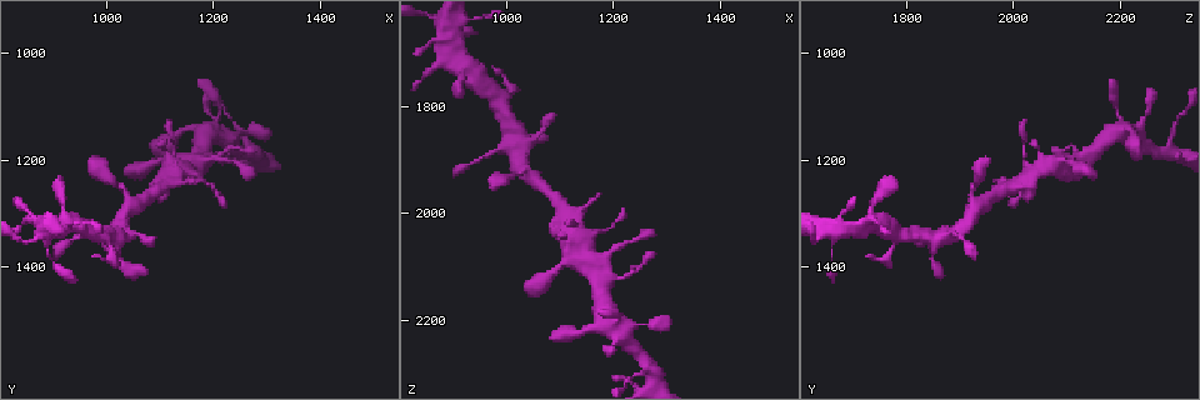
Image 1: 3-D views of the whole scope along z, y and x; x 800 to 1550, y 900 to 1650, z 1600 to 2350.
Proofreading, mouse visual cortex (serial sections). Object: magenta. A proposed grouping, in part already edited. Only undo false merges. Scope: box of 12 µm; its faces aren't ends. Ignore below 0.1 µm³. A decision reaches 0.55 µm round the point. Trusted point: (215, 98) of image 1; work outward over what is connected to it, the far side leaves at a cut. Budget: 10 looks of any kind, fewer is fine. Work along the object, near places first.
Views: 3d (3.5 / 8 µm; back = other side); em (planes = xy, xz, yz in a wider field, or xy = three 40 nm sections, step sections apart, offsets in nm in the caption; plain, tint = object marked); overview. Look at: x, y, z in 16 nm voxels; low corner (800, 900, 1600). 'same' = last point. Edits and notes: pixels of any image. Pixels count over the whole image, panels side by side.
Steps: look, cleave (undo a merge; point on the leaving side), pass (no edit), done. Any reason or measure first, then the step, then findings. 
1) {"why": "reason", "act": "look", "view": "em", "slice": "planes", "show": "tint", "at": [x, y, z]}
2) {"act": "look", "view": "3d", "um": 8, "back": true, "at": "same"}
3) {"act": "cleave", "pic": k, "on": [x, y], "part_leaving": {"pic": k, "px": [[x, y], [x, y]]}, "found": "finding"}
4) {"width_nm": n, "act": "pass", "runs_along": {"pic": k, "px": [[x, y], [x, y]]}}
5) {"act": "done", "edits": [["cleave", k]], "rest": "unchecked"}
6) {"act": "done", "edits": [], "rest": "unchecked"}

{"why": "sharp bend", "act": "look", "view": "3d", "um": 3.5, "at": [1200, 1150, 2220]}

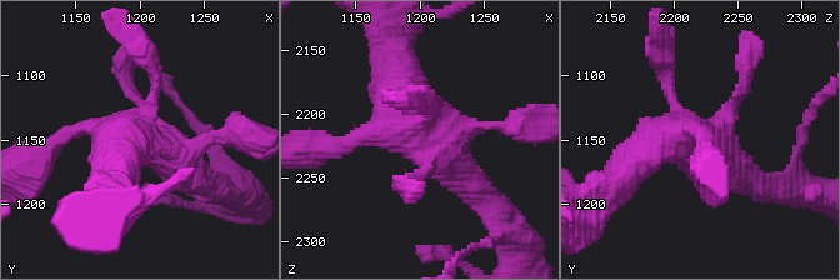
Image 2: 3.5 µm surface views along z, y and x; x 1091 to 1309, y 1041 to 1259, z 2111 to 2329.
{"why": "shape alone is not enough", "act": "look", "view": "em", "slice": "xy", "step": 1, "show": "tint", "at": "same"}

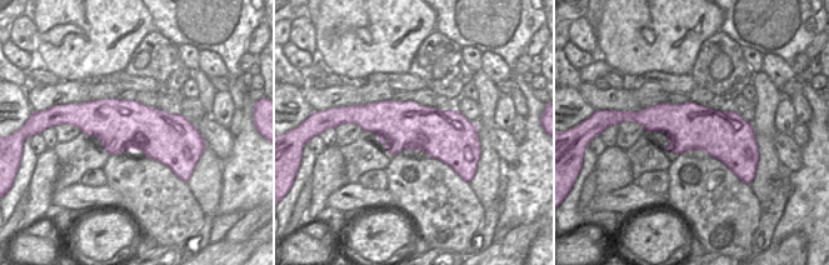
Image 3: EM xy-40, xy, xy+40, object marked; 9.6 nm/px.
{"why": "cut it another way", "act": "look", "view": "em", "slice": "xy", "step": 3, "show": "tint", "at": "same"}

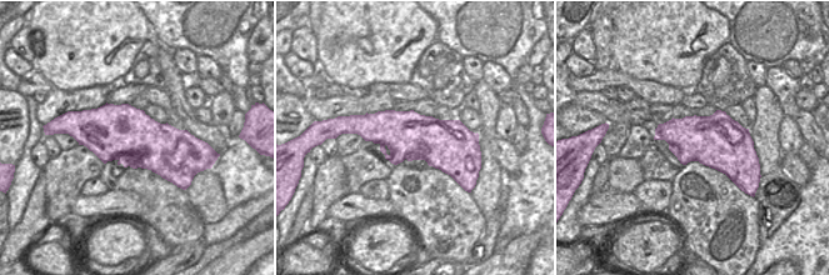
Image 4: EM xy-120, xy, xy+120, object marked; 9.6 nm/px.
{"act": "pass", "runs_along": {"pic": 2, "px": [[669, 79], [675, 129], [753, 179]]}, "found": "one cell here"}

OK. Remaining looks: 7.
{"act": "look", "view": "3d", "um": 3.5, "at": [1185, 1205, 2085]}

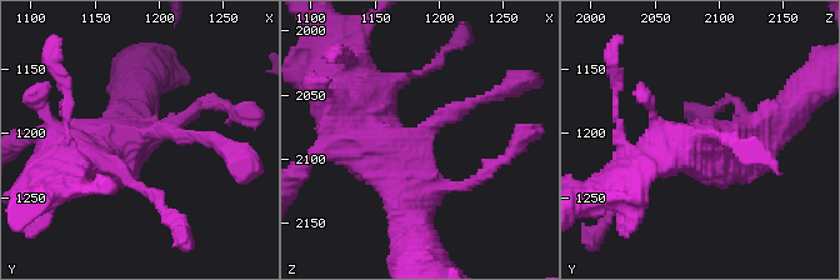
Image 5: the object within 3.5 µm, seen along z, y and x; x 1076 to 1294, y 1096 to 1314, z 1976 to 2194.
{"act": "pass", "runs_along": {"pic": 5, "px": [[413, 201], [394, 164], [455, 109], [485, 100]]}, "found": "one cell here"}

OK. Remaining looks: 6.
{"why": "sudden change in width", "act": "look", "view": "3d", "um": 3.5, "at": [1005, 1235, 1935]}

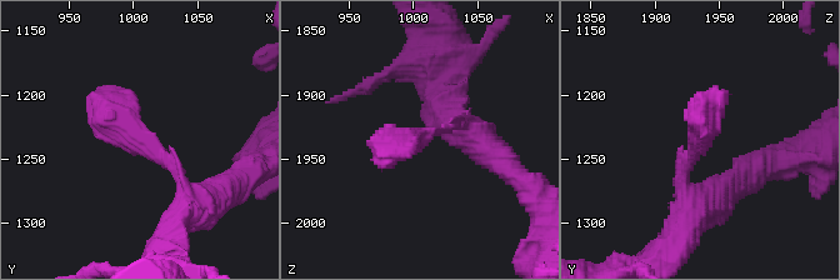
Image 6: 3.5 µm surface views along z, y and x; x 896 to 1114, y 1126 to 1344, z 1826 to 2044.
{"why": "need the tissue", "act": "look", "view": "em", "slice": "xy", "step": 2, "show": "plain", "at": [1004, 1236, 1932]}

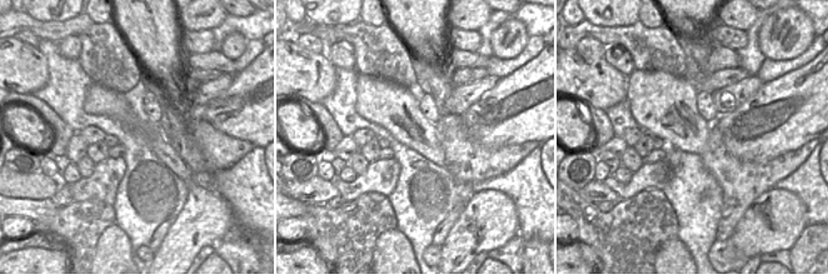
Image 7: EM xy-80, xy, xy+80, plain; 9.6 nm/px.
{"why": "with the object marked", "act": "look", "view": "em", "slice": "xy", "step": 2, "show": "tint", "at": "same"}

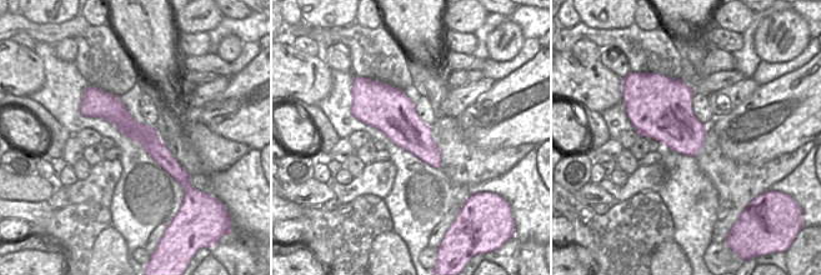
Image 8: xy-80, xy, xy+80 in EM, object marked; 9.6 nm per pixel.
{"act": "pass", "runs_along": {"pic": 8, "px": [[85, 111], [114, 111], [175, 168]]}, "found": "continuous, no second cell"}

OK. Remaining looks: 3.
{"why": "calibre changes", "act": "look", "view": "3d", "um": 3.5, "at": [1020, 1350, 1850]}

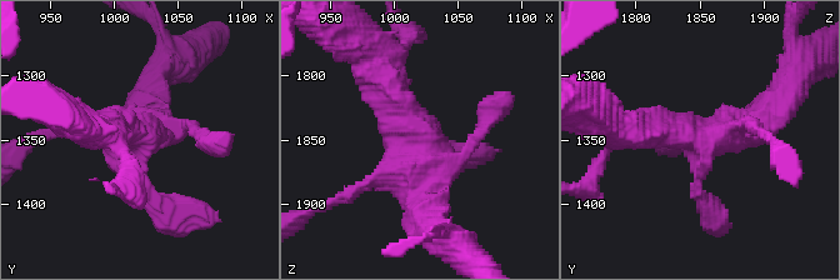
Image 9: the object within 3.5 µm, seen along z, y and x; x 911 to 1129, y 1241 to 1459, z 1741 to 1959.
{"why": "need the tissue", "act": "look", "view": "em", "slice": "xy", "step": 1, "show": "plain", "at": [1016, 1348, 1854]}

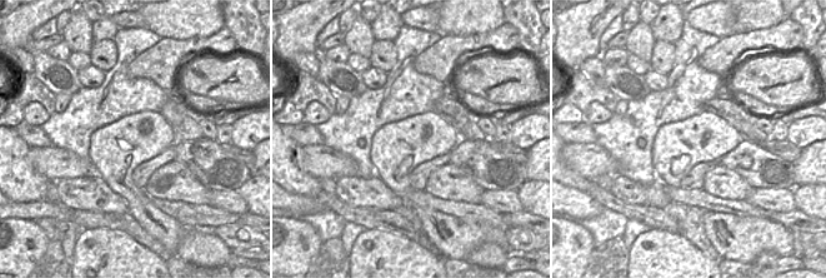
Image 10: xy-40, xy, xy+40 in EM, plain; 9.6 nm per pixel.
{"act": "look", "view": "em", "slice": "xy", "step": 1, "show": "tint", "at": "same"}

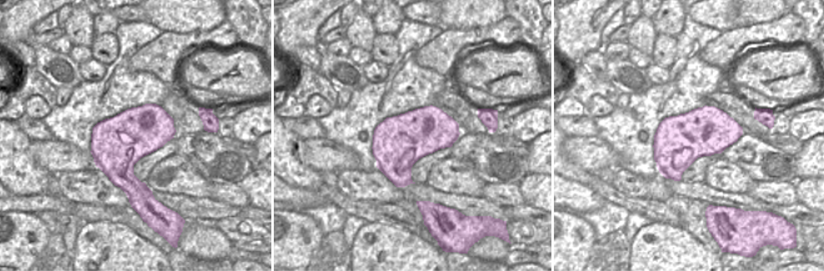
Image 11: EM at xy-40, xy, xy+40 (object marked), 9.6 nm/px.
{"act": "pass", "found": "all the same cell"}

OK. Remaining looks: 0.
{"act": "done", "edits": [], "rest": "unchecked"}

